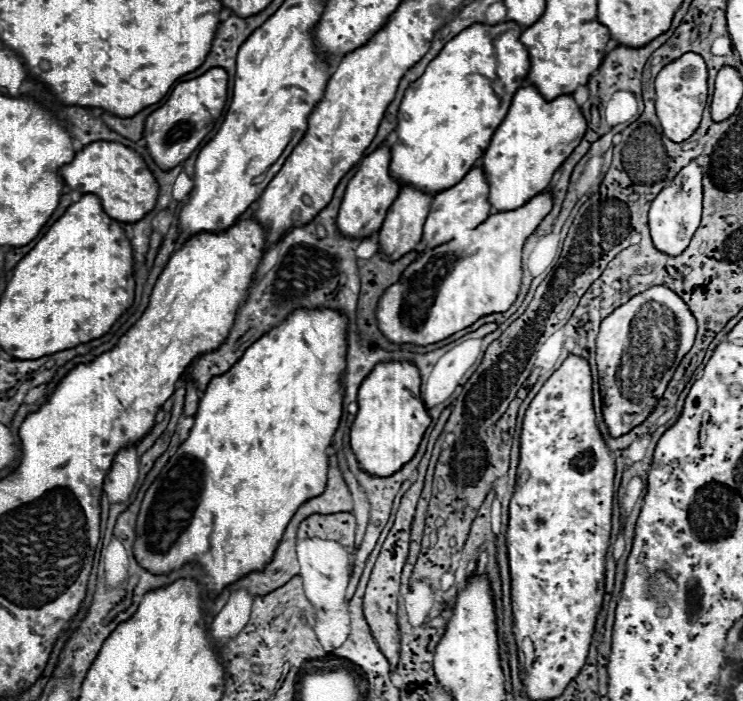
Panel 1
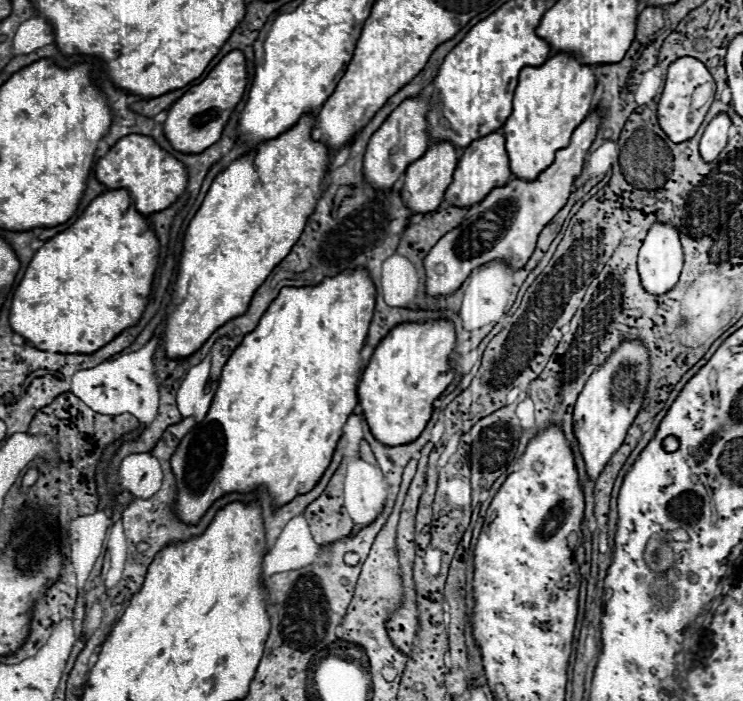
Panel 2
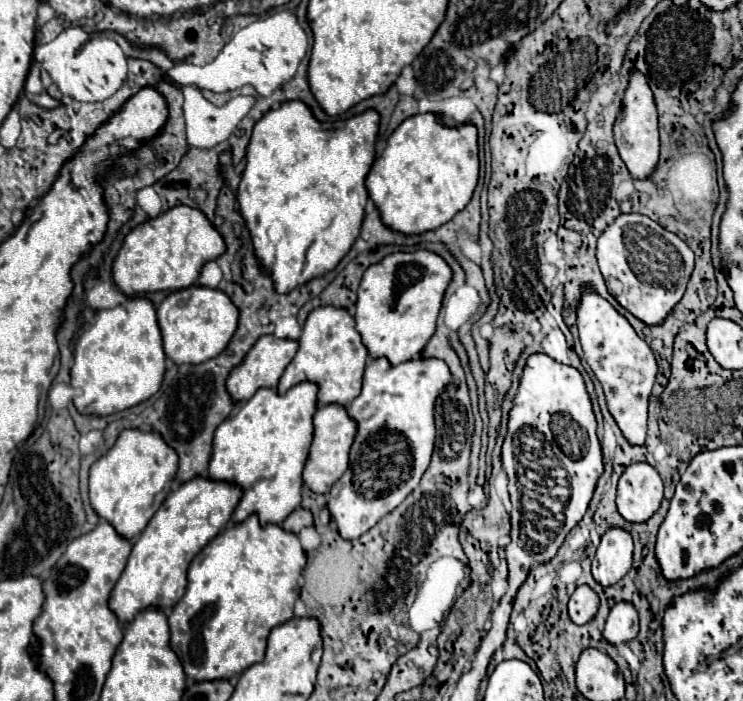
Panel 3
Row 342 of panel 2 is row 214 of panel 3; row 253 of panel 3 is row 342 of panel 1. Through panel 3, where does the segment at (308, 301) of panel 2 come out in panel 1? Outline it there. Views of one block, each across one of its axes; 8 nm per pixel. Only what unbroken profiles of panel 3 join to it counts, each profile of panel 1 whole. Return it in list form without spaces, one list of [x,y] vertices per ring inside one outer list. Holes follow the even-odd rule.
[[[318,308],[318,310],[294,310],[294,314],[288,314],[278,326],[274,326],[270,332],[266,332],[254,346],[250,346],[244,356],[222,376],[212,378],[204,396],[200,398],[200,406],[196,412],[194,426],[190,430],[190,436],[180,444],[176,454],[168,460],[168,464],[162,468],[158,478],[148,488],[140,514],[136,520],[136,540],[134,540],[134,556],[138,564],[154,574],[168,574],[170,570],[180,568],[186,562],[198,562],[206,568],[208,576],[208,594],[214,598],[222,588],[236,582],[238,578],[254,572],[264,570],[266,562],[274,556],[274,550],[294,516],[294,510],[302,506],[302,502],[316,498],[326,488],[326,476],[328,476],[328,446],[332,444],[332,436],[338,428],[340,416],[342,416],[342,398],[344,398],[344,370],[346,370],[346,332],[348,332],[348,318],[340,310],[334,308]]]

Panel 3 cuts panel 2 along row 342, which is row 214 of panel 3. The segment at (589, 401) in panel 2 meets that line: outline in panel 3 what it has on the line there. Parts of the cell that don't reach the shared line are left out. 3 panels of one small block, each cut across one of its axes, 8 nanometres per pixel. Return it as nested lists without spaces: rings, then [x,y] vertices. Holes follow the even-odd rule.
[[[620,214],[598,238],[598,264],[602,270],[602,276],[606,280],[606,286],[610,294],[638,320],[644,324],[660,324],[674,304],[682,298],[686,284],[690,280],[690,272],[694,268],[694,252],[688,248],[684,240],[680,240],[674,232],[664,230],[658,222],[650,220],[644,214]]]

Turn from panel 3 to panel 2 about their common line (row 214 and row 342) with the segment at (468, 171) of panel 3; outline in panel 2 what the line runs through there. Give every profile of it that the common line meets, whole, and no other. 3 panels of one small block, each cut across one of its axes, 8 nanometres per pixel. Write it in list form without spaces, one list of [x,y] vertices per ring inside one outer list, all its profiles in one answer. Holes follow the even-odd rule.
[[[422,322],[396,326],[374,350],[358,384],[362,414],[370,432],[384,446],[414,442],[432,416],[432,402],[448,388],[454,376],[442,376],[448,368],[448,354],[454,348],[454,328],[450,322]]]

